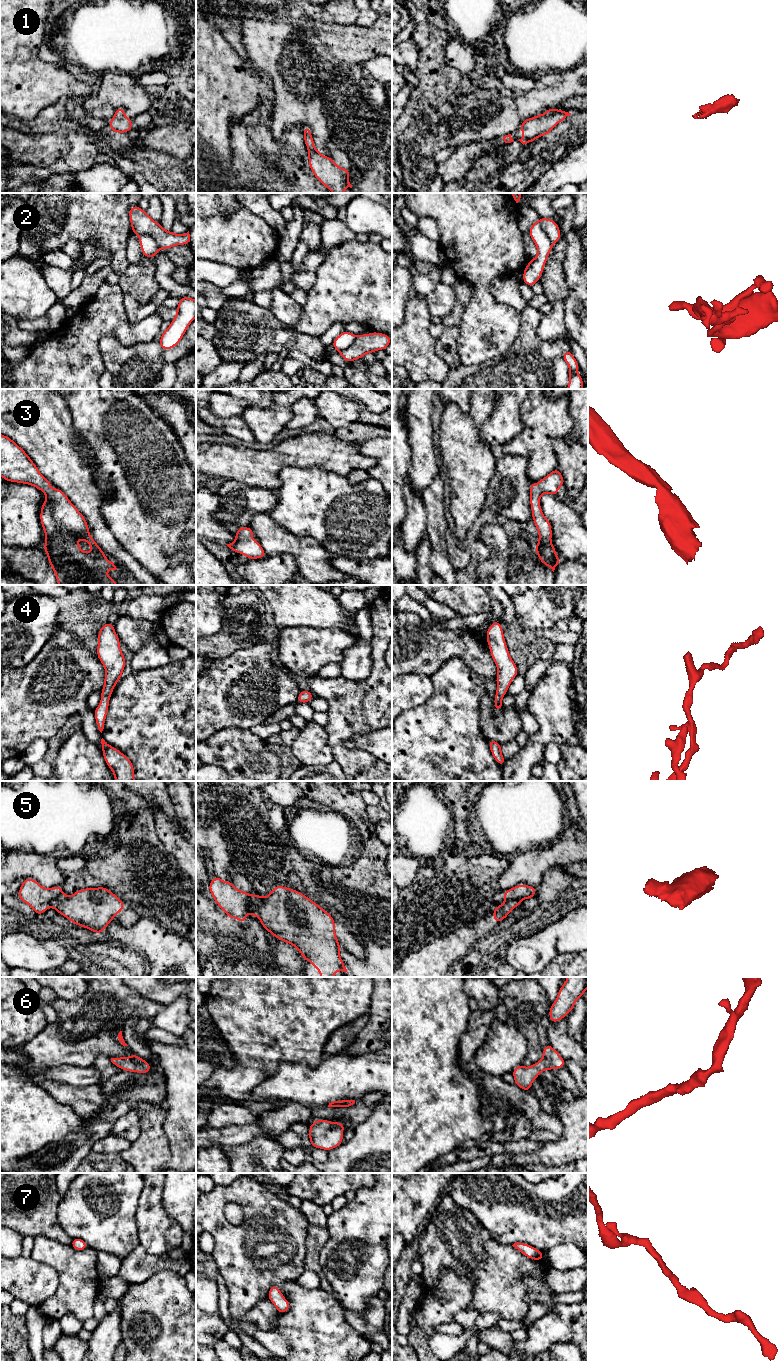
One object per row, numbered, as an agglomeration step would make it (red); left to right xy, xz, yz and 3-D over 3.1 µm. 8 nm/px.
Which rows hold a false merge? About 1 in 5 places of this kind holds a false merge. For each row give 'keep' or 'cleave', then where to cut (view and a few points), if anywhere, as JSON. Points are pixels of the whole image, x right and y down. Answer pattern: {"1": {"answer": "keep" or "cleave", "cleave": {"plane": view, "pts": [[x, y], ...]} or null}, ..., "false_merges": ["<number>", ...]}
{"1": {"answer": "keep", "cleave": null}, "2": {"answer": "cleave", "cleave": {"plane": "yz", "pts": [[539, 219], [542, 230], [553, 243]]}}, "3": {"answer": "keep", "cleave": null}, "4": {"answer": "keep", "cleave": null}, "5": {"answer": "cleave", "cleave": {"plane": "xz", "pts": [[252, 896], [251, 908], [254, 914]]}}, "6": {"answer": "keep", "cleave": null}, "7": {"answer": "keep", "cleave": null}, "false_merges": ["2", "5"]}

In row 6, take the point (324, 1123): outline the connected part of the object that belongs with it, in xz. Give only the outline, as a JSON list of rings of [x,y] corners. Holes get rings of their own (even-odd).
[[[315,1120],[309,1126],[309,1141],[312,1147],[322,1150],[332,1150],[343,1143],[343,1130],[346,1126],[342,1122]]]

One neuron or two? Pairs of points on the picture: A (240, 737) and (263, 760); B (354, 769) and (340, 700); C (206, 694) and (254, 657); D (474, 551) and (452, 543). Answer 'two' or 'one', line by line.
A: one
B: one
C: one
D: one

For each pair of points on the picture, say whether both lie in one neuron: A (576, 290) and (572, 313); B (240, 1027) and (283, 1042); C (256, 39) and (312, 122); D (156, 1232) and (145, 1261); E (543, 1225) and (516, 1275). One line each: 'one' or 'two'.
A: one
B: one
C: one
D: two
E: two

